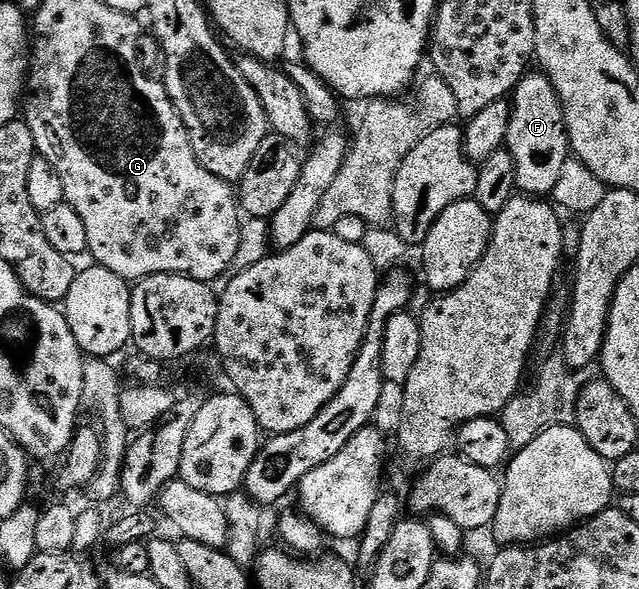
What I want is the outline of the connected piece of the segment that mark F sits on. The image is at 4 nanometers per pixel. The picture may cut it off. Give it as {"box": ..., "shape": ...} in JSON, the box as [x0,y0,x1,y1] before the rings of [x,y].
{"box":[506,70,570,198],"shape":[[[539,70],[521,76],[510,97],[512,113],[506,130],[506,151],[514,158],[516,186],[523,195],[548,198],[553,195],[563,167],[570,161],[568,127],[564,125],[564,107],[548,81]]]}

